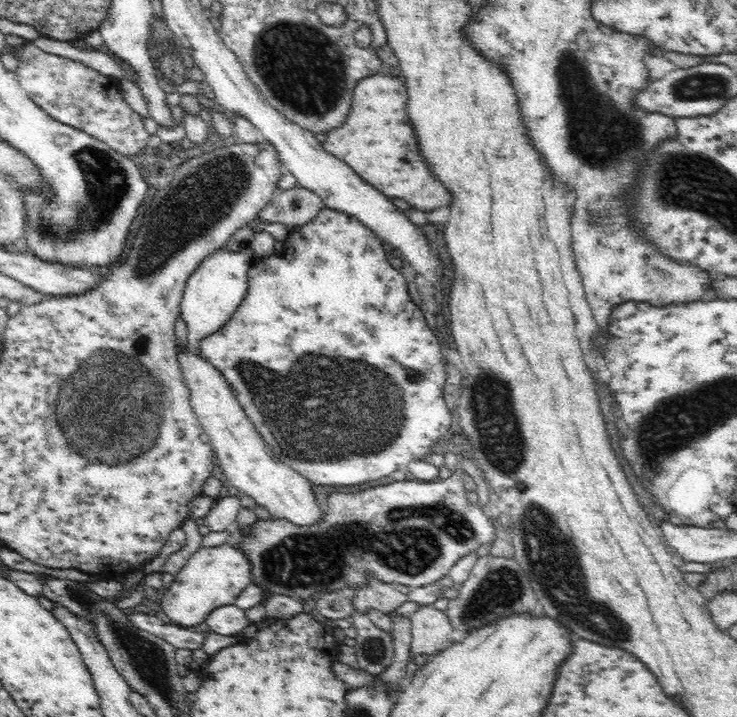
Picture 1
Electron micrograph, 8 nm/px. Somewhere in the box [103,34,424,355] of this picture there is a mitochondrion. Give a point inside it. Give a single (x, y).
(199, 203)

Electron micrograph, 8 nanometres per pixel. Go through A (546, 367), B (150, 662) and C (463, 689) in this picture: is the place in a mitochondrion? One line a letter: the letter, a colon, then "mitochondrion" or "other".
A: other
B: mitochondrion
C: other

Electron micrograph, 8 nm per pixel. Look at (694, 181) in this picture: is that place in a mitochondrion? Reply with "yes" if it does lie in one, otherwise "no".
yes

